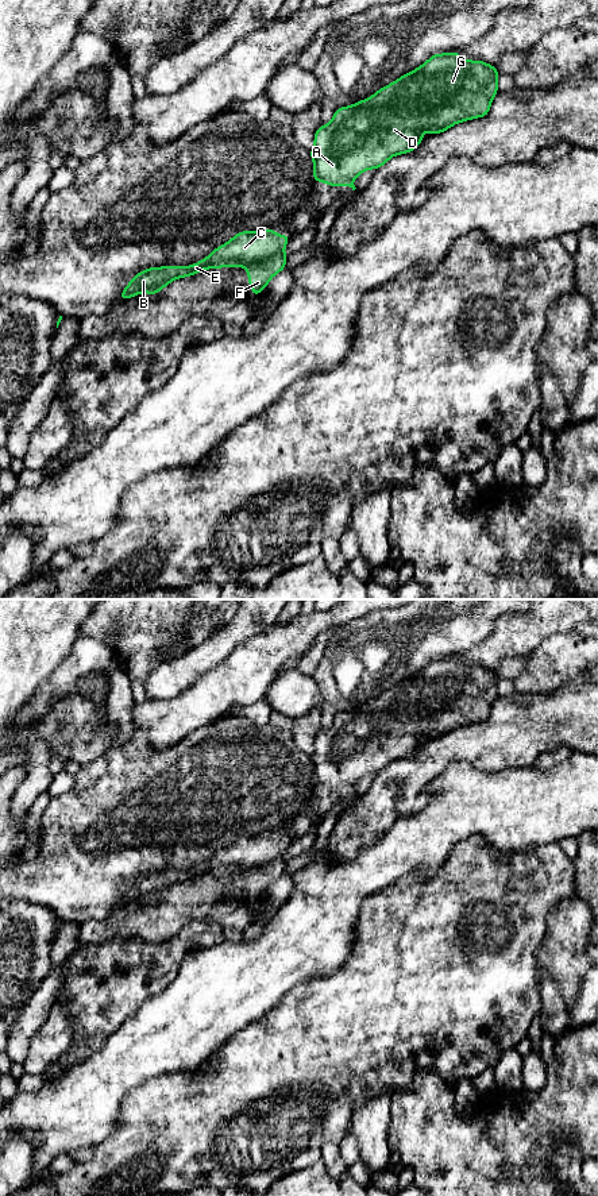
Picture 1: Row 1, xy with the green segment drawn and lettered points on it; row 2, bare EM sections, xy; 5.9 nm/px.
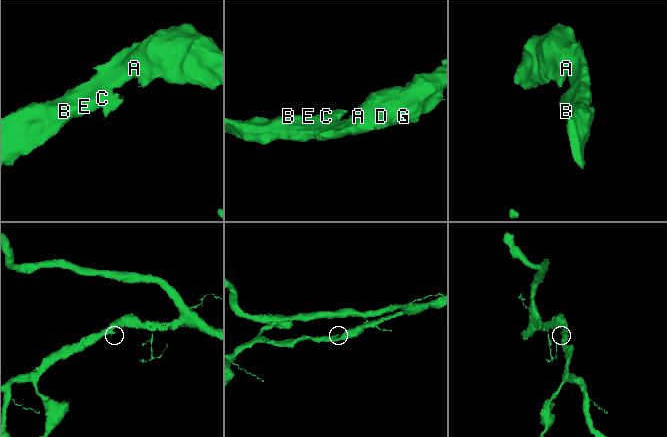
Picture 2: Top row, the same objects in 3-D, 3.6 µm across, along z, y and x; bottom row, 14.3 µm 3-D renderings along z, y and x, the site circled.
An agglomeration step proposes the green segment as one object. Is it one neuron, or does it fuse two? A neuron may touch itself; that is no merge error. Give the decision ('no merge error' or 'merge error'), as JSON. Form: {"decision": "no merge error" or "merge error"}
{"decision": "merge error"}

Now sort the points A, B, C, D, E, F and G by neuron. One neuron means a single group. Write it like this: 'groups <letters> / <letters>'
groups A B C D E G / F

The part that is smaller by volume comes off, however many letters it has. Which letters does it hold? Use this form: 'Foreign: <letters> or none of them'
Foreign: F

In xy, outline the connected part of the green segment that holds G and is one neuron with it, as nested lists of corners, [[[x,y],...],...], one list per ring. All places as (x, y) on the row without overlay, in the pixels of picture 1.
[[[459,656],[433,659],[427,667],[397,686],[383,691],[370,703],[335,715],[331,728],[320,730],[315,738],[315,751],[309,760],[313,764],[313,787],[331,791],[347,790],[355,795],[354,784],[369,773],[379,773],[391,761],[414,756],[429,740],[440,738],[470,724],[485,722],[491,711],[491,705],[499,697],[497,683],[499,678],[493,670],[483,665],[462,664]]]

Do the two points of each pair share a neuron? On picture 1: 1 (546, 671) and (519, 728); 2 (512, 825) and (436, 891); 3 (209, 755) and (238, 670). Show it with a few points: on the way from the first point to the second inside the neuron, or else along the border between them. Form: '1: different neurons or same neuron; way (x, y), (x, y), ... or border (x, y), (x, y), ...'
1: different neurons; border (564, 685), (547, 694), (519, 694)
2: different neurons; border (482, 840), (497, 848), (520, 851)
3: different neurons; border (230, 714), (192, 732)

